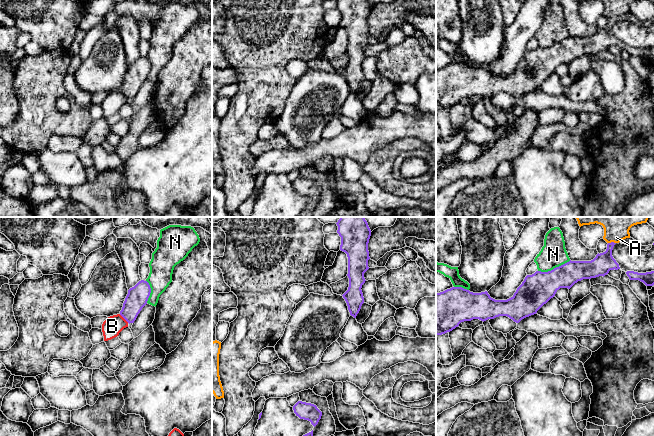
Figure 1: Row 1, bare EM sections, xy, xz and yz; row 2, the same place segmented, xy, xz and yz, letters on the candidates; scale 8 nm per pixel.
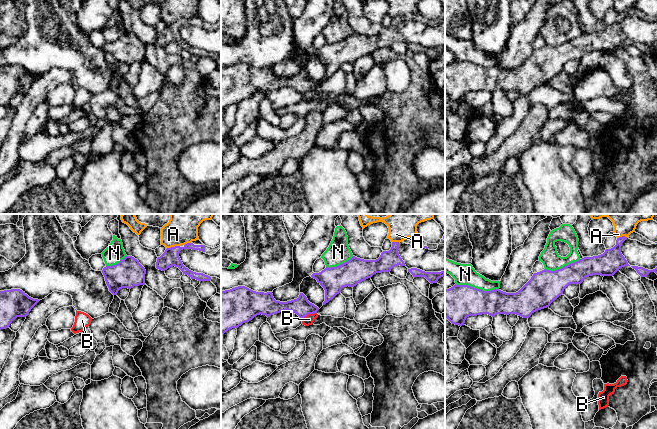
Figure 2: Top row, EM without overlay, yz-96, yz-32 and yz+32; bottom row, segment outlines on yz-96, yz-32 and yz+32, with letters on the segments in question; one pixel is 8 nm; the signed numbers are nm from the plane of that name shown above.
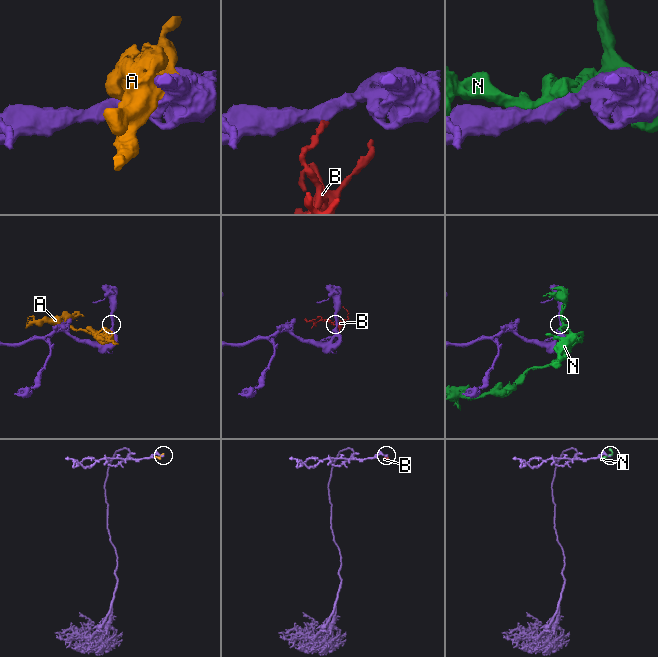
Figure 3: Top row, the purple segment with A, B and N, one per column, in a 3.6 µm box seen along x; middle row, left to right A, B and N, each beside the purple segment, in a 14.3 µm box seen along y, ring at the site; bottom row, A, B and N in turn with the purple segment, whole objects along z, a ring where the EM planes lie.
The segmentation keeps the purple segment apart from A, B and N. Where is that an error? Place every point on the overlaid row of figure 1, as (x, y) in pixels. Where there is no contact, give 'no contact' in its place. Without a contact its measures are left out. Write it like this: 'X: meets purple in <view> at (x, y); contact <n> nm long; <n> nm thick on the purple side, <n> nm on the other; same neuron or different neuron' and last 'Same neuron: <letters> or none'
A: meets purple in yz at (611, 242); contact 60 nm long; 160 nm thick on the purple side, 280 nm on the other; different neuron
B: meets purple in xy at (124, 318); contact 100 nm long; 170 nm thick on the purple side, 160 nm on the other; different neuron
N: meets purple in yz at (554, 268); contact 280 nm long; 260 nm thick on the purple side, 220 nm on the other; different neuron
Same neuron: none

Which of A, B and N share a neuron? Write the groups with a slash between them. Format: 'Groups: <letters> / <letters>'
Groups: A / B / N

